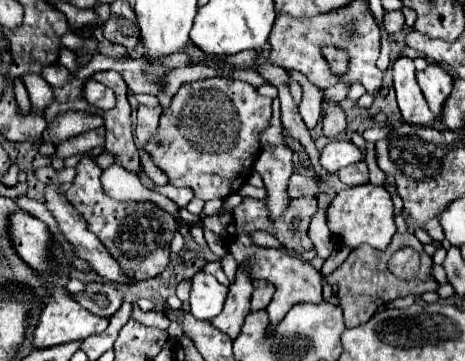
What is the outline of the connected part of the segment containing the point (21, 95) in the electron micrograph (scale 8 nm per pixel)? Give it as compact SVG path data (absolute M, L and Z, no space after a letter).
M21 80L17 82L17 108L21 114L29 114L31 112L31 102L29 102L29 94L25 90L25 84L21 84Z

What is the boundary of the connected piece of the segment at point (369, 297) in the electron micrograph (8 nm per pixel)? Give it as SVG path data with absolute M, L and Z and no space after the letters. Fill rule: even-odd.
M405 232L405 234L395 234L389 248L385 252L379 252L371 246L359 246L355 248L349 258L327 278L327 282L333 286L337 284L339 286L339 292L337 292L337 298L339 298L339 306L343 308L343 316L345 316L345 326L347 328L355 328L363 322L367 322L377 308L389 304L391 300L395 298L401 298L401 296L407 296L407 294L425 294L425 292L437 292L439 290L439 282L435 282L433 274L431 274L431 268L433 268L433 258L429 254L423 252L423 244L417 240L415 234L411 232ZM403 246L411 246L415 250L419 250L421 254L421 270L417 272L417 276L409 282L403 282L403 280L397 280L391 276L391 272L387 270L387 262L391 258L391 254Z

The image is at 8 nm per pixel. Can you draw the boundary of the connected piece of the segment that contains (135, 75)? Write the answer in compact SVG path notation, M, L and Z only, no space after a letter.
M61 48L61 52L59 52L59 62L61 62L63 66L67 66L79 80L87 80L89 76L93 76L93 74L99 72L99 70L117 70L119 74L123 74L123 80L127 82L127 86L133 90L133 93L152 94L155 96L162 90L157 83L160 82L167 72L167 69L171 70L174 68L181 68L181 66L191 66L191 64L193 64L191 56L187 56L185 52L179 52L179 54L173 54L173 56L160 58L158 61L151 62L151 64L147 64L147 62L141 59L133 58L133 56L111 58L111 56L105 56L105 54L95 54L89 62L85 62L83 66L79 66L79 64L77 64L77 62L79 62L79 60L77 60L77 54L75 54L73 50L69 50L69 48Z

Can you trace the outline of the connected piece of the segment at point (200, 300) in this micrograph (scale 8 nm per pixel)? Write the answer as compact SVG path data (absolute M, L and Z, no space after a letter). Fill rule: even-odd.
M197 272L191 286L191 314L203 320L215 318L223 310L225 296L227 286L217 282L217 278L207 272Z

